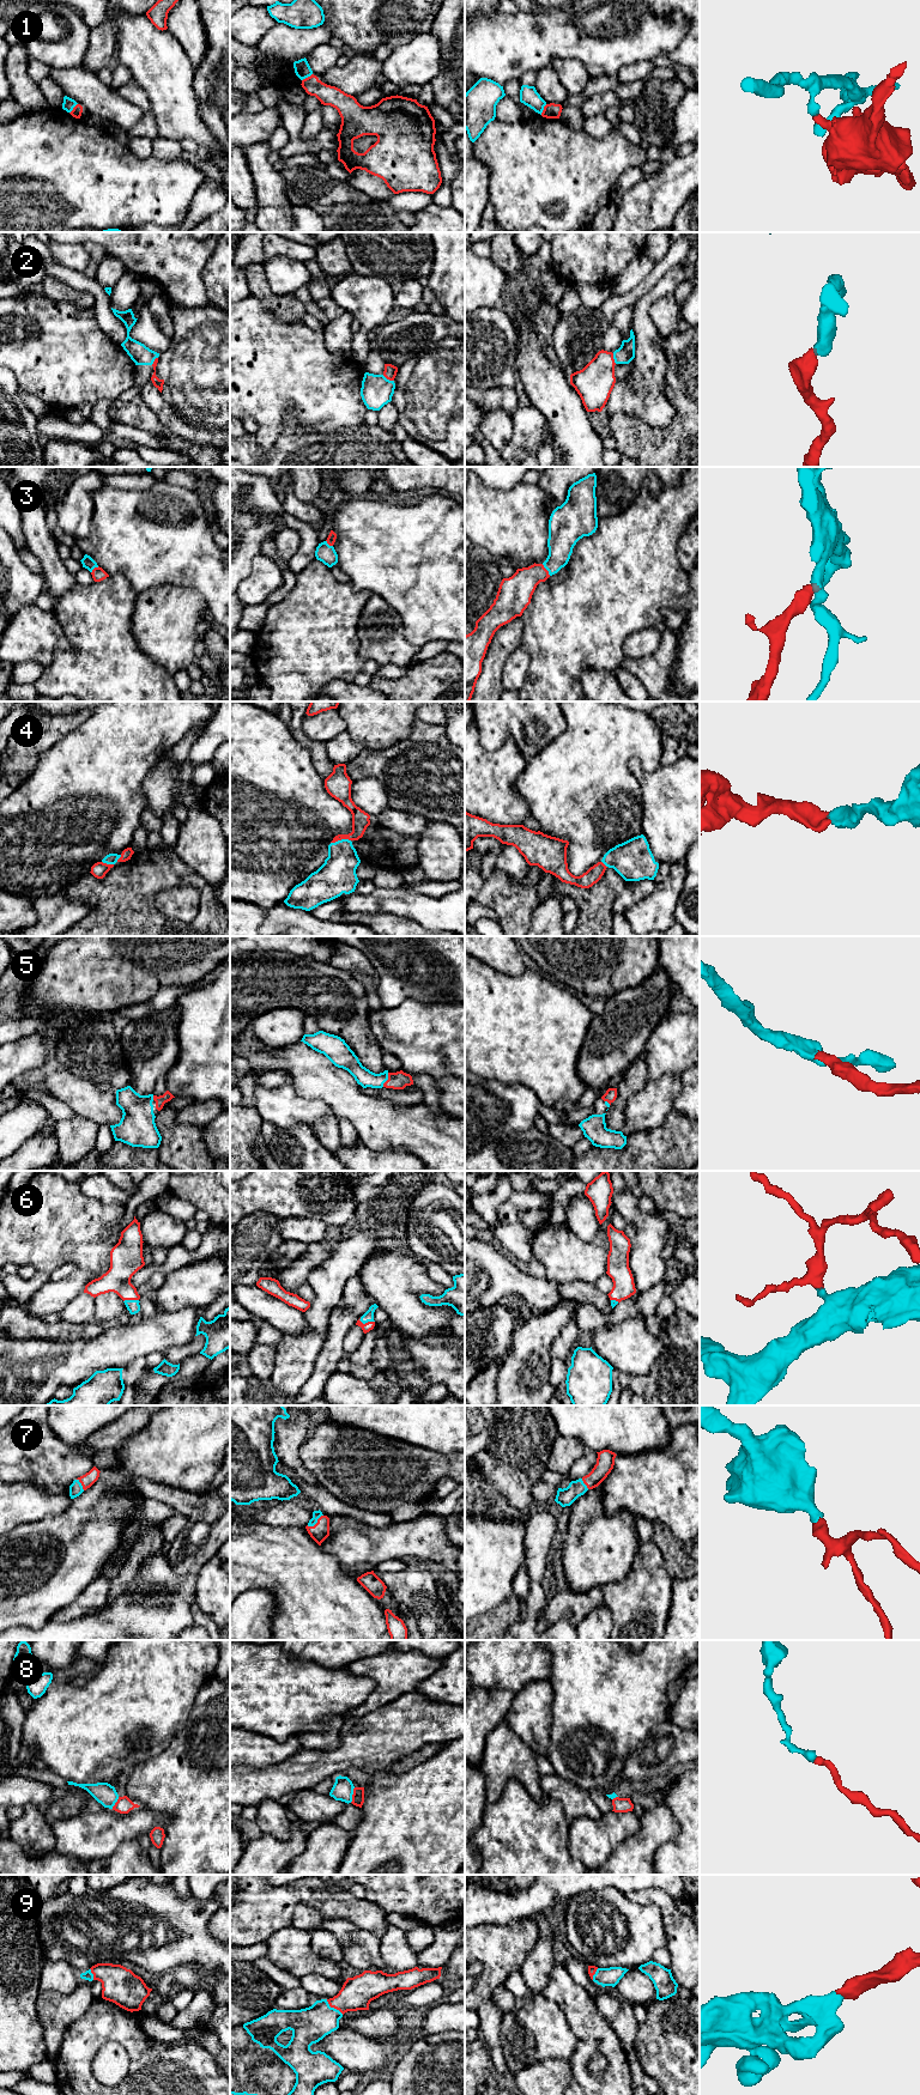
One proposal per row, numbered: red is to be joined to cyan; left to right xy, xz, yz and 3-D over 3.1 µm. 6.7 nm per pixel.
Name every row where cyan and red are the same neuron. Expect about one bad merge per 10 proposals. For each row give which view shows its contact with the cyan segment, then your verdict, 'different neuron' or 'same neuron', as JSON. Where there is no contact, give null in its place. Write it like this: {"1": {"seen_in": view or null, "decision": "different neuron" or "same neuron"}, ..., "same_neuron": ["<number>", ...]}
{"1": {"seen_in": "xz", "decision": "different neuron"}, "2": {"seen_in": "xz", "decision": "same neuron"}, "3": {"seen_in": "yz", "decision": "same neuron"}, "4": {"seen_in": "xz", "decision": "same neuron"}, "5": {"seen_in": "xz", "decision": "same neuron"}, "6": {"seen_in": "xz", "decision": "same neuron"}, "7": {"seen_in": "xz", "decision": "same neuron"}, "8": {"seen_in": "xz", "decision": "different neuron"}, "9": {"seen_in": "xz", "decision": "same neuron"}, "same_neuron": ["2", "3", "4", "5", "6", "7", "9"]}

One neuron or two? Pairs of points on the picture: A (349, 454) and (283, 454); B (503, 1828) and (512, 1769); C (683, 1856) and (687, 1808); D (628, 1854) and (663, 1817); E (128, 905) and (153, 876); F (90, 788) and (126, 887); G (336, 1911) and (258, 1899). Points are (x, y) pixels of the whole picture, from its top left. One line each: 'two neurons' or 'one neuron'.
A: one neuron
B: two neurons
C: one neuron
D: one neuron
E: one neuron
F: two neurons
G: one neuron

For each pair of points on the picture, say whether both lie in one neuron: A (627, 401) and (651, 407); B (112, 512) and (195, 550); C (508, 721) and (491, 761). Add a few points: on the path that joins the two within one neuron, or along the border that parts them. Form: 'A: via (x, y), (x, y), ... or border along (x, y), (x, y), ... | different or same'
A: via (633, 401), (637, 401), (645, 407) | same
B: via (132, 529), (149, 536), (163, 536), (175, 546) | same
C: border along (477, 730), (484, 748), (512, 738), (524, 757) | different

